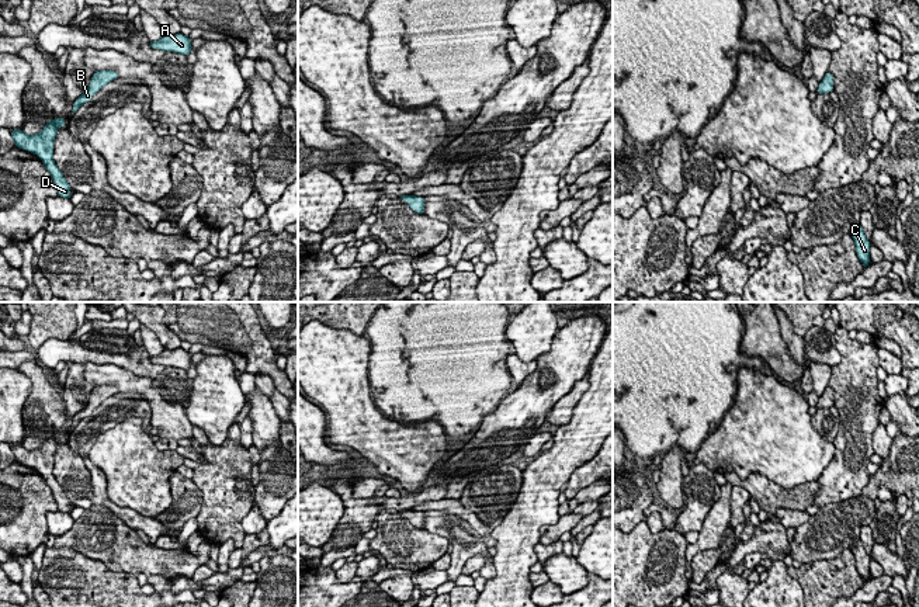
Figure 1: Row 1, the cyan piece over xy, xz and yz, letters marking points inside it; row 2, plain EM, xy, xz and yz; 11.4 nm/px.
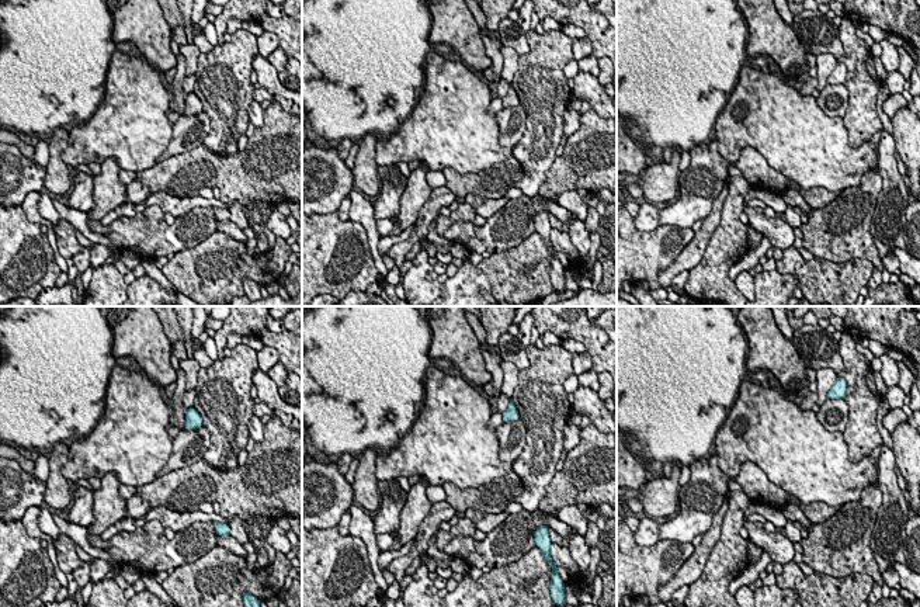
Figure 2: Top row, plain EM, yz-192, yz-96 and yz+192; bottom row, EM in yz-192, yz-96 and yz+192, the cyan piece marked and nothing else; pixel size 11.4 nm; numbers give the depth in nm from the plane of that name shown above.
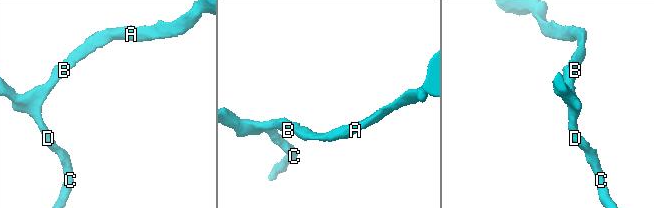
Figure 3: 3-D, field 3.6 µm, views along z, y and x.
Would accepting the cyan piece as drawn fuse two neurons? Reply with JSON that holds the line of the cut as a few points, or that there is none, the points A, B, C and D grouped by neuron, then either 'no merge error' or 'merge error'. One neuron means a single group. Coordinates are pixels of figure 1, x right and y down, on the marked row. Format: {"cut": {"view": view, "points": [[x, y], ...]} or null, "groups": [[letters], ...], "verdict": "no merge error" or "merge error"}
{"cut": null, "groups": [["A", "B", "C", "D"]], "verdict": "no merge error"}

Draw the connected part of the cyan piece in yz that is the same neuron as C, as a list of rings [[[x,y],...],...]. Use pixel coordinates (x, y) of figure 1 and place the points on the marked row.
[[[856,222],[852,230],[852,237],[856,243],[856,253],[859,260],[863,263],[864,268],[870,266],[870,246],[871,243],[866,237],[860,222]]]

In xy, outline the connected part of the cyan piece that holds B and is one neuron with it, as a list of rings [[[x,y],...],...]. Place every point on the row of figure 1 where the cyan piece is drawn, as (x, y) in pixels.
[[[100,70],[96,72],[91,77],[91,83],[89,84],[87,90],[73,103],[73,114],[80,108],[82,104],[91,100],[91,97],[101,90],[103,86],[108,84],[110,81],[118,79],[118,73],[115,70]]]

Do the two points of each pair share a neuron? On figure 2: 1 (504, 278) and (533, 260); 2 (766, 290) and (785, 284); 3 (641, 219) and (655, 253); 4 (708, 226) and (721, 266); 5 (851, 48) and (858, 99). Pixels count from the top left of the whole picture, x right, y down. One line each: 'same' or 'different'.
1: same
2: same
3: different
4: different
5: same

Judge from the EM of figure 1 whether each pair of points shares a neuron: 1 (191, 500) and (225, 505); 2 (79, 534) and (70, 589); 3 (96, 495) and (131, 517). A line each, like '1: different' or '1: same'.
1: different
2: different
3: same

